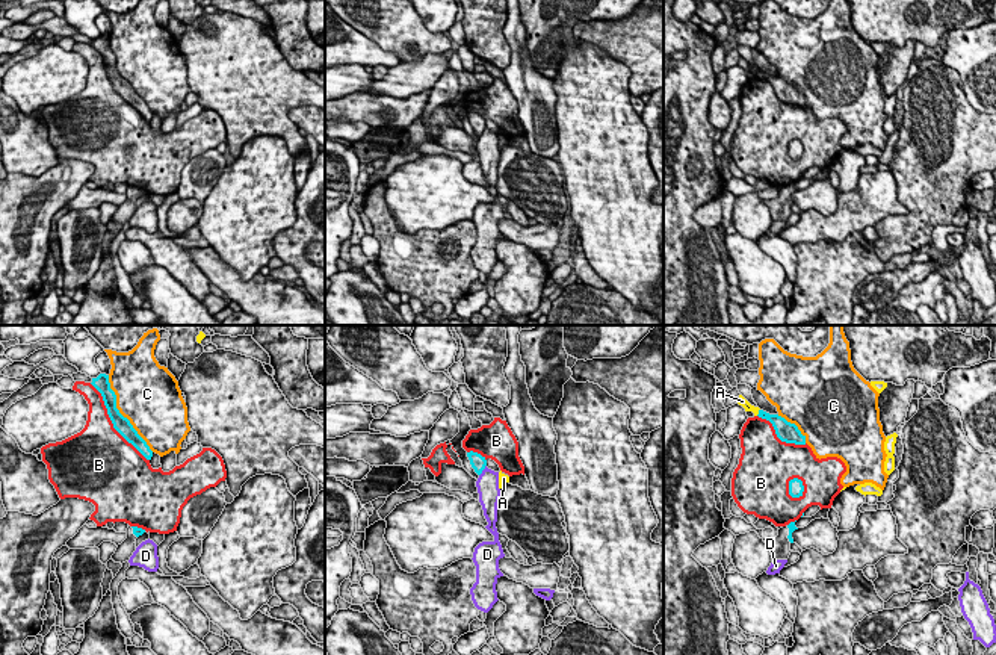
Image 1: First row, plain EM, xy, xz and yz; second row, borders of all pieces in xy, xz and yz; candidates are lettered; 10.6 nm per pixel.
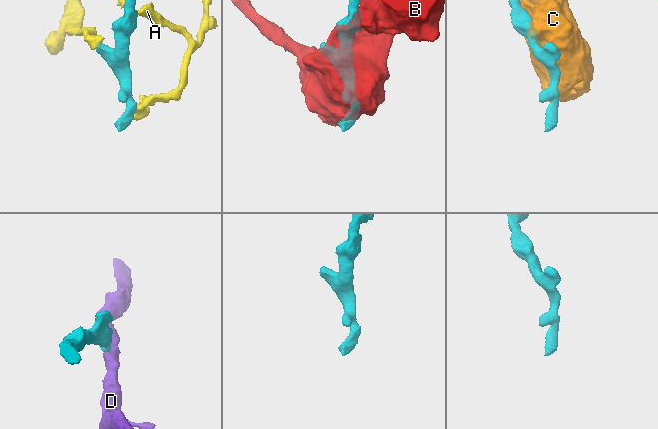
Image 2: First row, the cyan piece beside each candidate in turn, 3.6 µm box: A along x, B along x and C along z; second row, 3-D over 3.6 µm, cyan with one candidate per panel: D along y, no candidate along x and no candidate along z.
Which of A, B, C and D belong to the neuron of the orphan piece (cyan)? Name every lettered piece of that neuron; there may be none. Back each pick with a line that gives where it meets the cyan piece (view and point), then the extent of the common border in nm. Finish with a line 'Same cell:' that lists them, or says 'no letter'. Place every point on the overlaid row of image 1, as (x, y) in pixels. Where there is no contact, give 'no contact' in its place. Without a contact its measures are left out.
Same cell: no letter

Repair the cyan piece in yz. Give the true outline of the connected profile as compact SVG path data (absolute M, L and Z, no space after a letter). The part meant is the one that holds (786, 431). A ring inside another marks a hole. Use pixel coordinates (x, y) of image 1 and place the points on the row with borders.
M759 410L757 416L772 424L775 434L781 442L806 445L806 436L801 434L795 424L790 424L784 418L778 414L769 414L763 410Z

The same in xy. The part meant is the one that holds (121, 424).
M100 374L97 378L92 378L91 383L103 396L107 414L113 424L113 428L131 443L147 460L151 460L153 451L147 442L138 434L130 421L124 418L116 408L116 395L110 389L109 375Z

